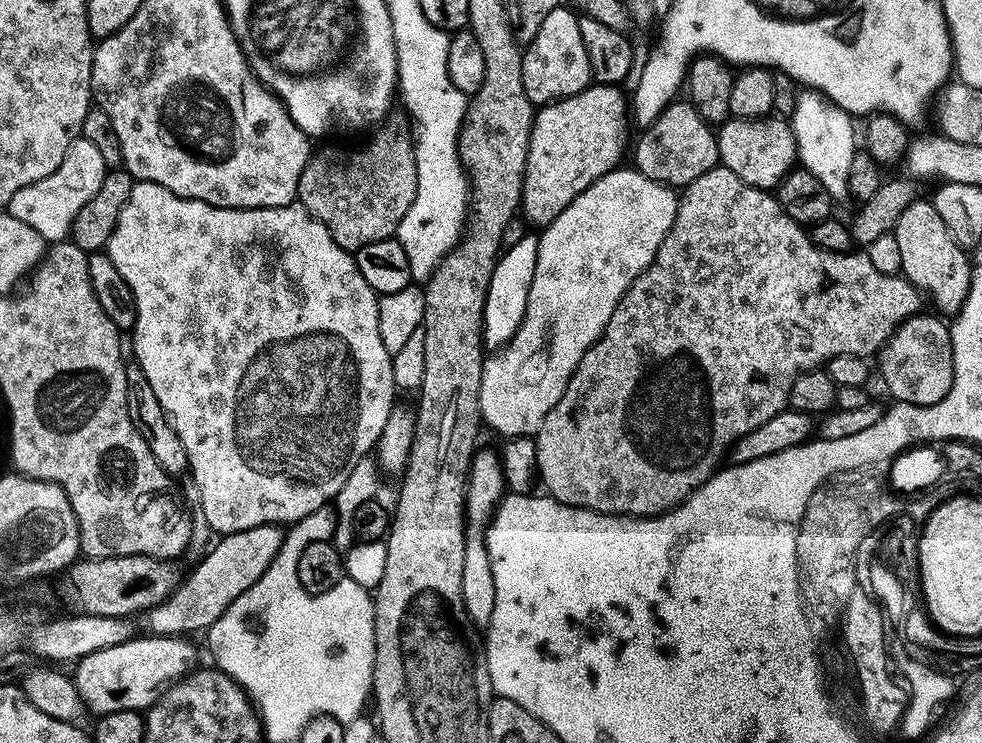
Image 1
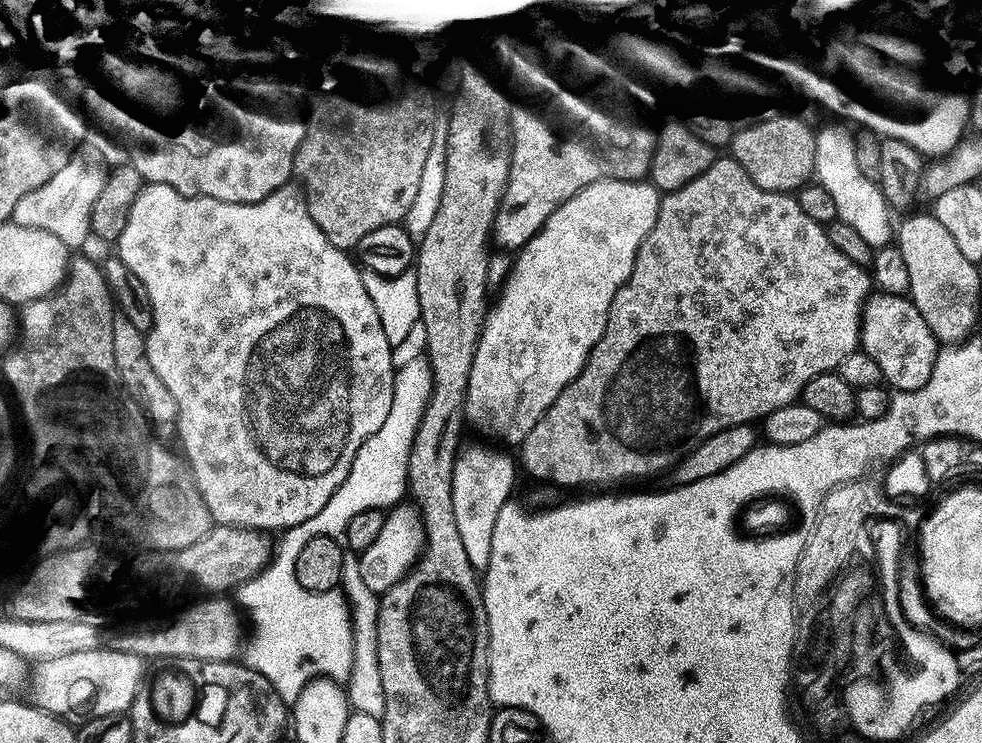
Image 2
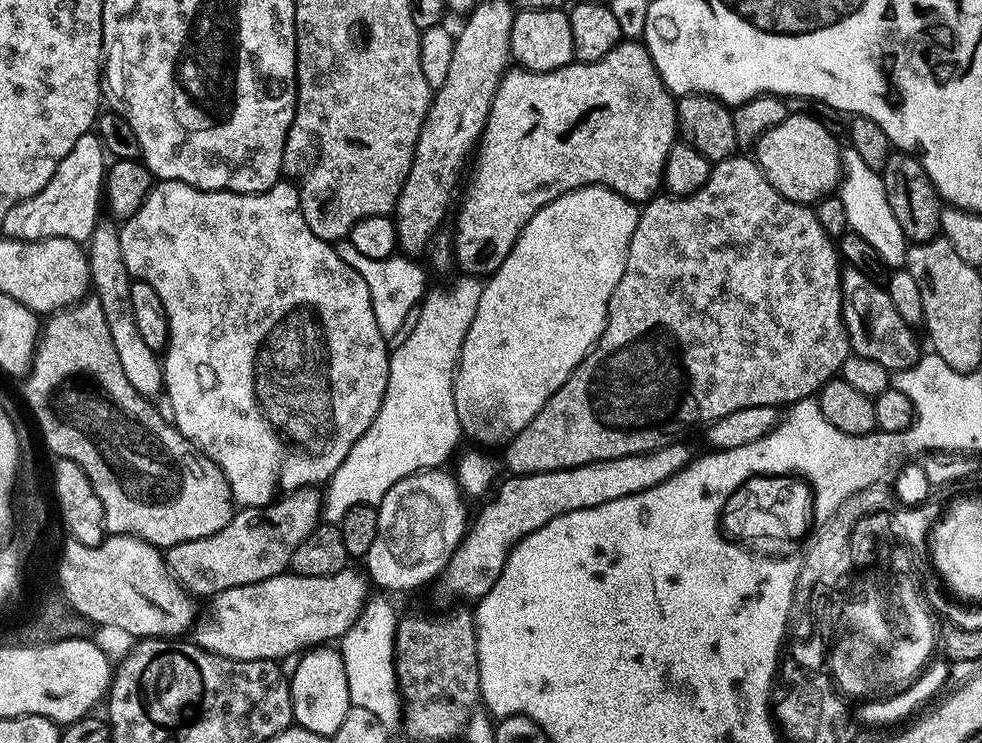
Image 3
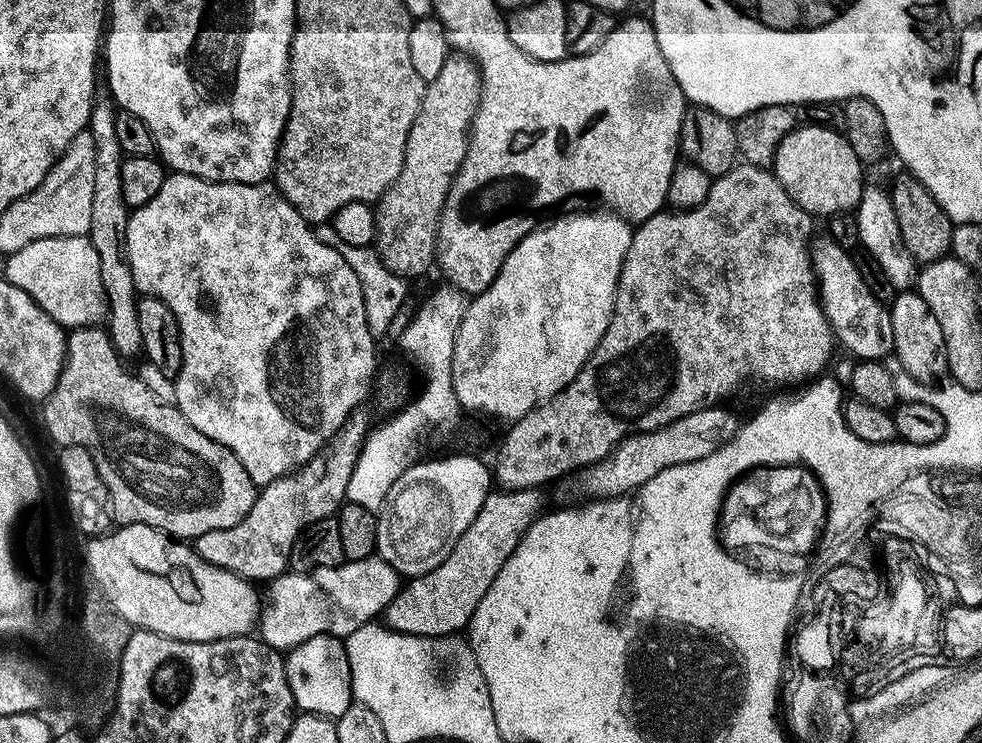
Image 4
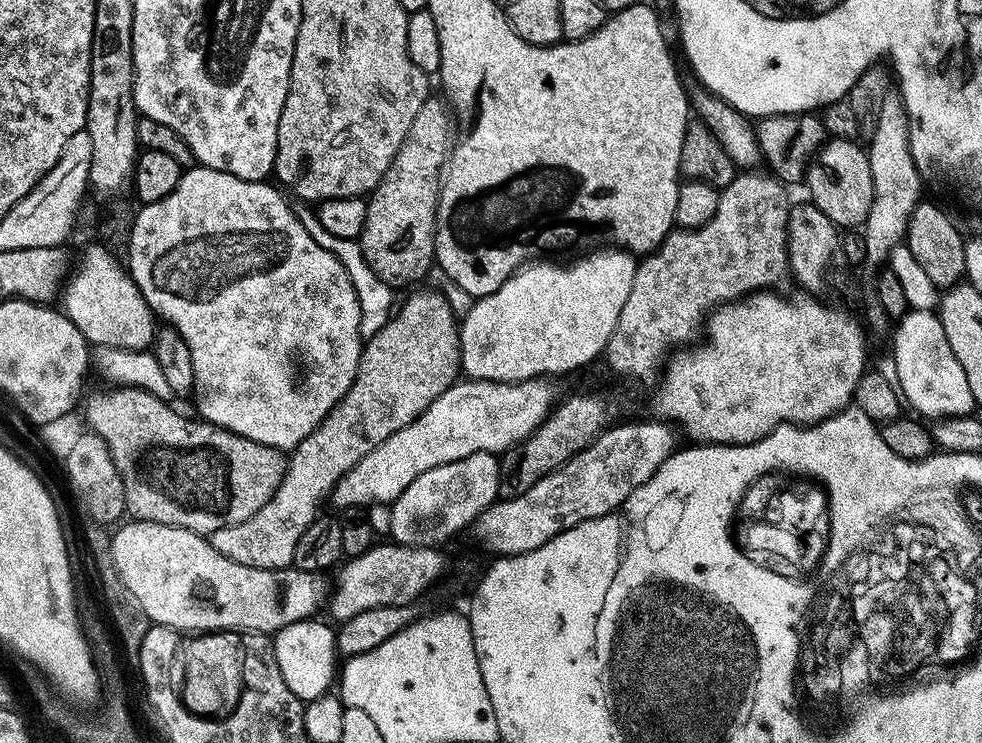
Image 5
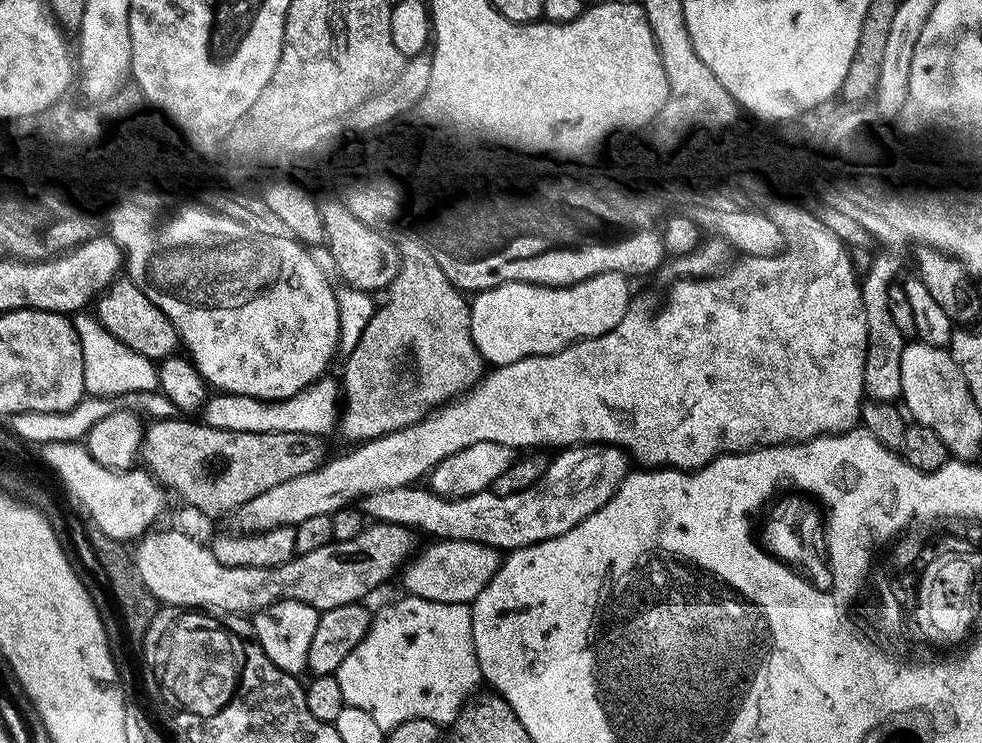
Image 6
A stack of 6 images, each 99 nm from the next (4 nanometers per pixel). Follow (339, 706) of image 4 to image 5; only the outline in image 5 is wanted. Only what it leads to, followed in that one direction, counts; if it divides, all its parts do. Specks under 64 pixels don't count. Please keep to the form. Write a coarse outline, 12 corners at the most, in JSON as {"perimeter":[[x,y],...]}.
{"perimeter":[[299,620],[271,637],[286,686],[305,702],[338,672],[333,625]]}

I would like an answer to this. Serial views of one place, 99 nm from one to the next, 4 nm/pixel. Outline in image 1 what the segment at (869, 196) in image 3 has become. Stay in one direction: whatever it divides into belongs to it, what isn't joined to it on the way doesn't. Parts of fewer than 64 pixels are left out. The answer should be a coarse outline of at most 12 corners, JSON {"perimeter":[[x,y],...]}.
{"perimeter":[[815,90],[790,115],[799,163],[849,199],[853,117]]}

